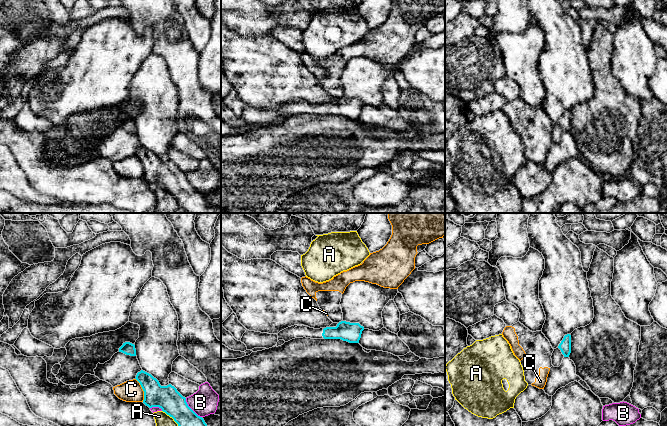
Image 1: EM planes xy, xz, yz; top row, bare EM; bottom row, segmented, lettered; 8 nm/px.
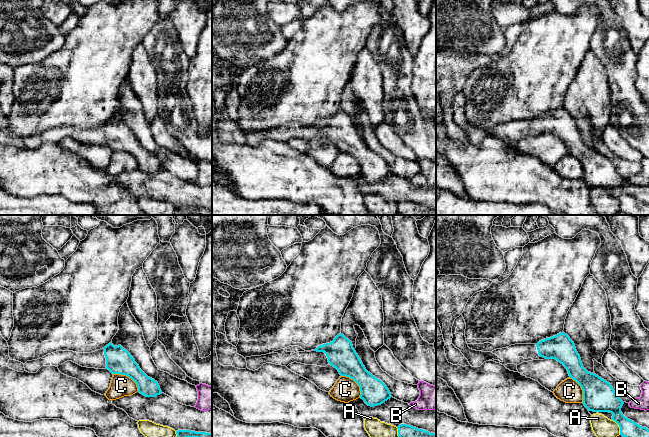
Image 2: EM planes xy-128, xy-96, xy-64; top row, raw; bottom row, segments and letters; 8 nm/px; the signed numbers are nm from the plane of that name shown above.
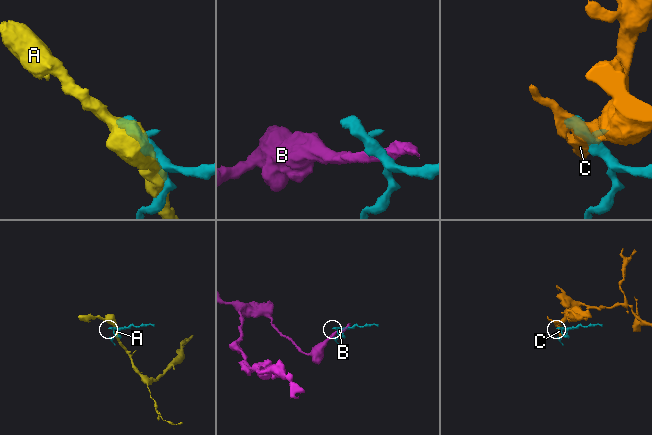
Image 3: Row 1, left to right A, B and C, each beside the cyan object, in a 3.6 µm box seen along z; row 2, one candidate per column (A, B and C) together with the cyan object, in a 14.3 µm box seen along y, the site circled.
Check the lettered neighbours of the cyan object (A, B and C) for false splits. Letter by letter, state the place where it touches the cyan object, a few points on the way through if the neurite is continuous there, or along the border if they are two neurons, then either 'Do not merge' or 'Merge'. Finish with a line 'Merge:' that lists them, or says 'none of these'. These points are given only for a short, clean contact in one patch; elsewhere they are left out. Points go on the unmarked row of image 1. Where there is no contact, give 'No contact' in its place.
A: Touches cyan at xy (173, 194). Do not merge
B: Touches cyan at xy (190, 184). Do not merge
C: Touches cyan at xy (143, 166). Do not merge
Merge: none of these

